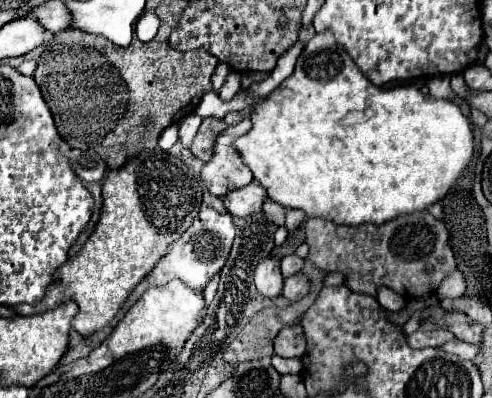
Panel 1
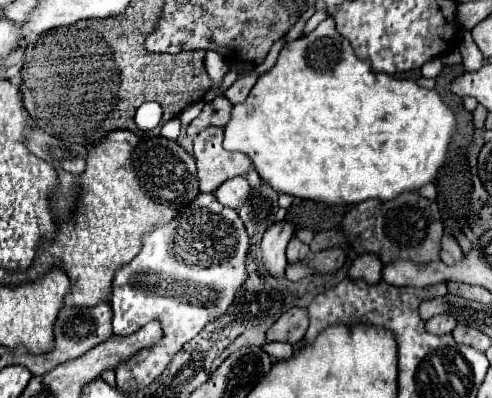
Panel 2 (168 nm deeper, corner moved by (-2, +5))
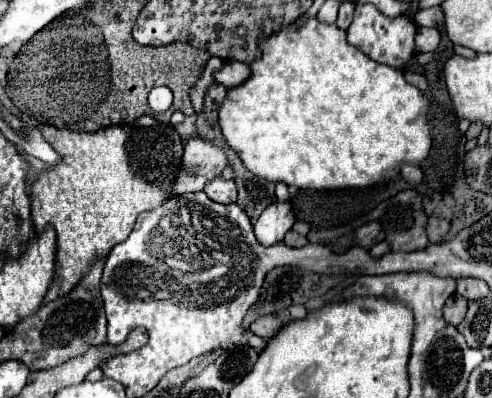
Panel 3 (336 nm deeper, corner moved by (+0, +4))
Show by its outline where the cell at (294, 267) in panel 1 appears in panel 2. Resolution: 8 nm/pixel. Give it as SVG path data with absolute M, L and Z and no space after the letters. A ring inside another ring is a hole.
M296 236L290 240L288 244L288 250L286 250L286 258L288 258L288 264L296 264L296 262L304 262L308 258L310 250L306 244L302 244Z

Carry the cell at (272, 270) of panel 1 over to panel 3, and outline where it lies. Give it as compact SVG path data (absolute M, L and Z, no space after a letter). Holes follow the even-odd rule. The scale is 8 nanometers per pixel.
M274 201L262 211L258 221L254 223L256 239L262 245L274 245L284 239L284 235L292 229L294 221L296 217L292 213L290 201Z

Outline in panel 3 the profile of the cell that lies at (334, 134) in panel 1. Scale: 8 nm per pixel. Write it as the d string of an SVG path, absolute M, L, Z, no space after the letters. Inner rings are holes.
M310 17L300 27L296 23L290 23L282 27L278 33L266 37L260 43L262 57L254 59L250 63L250 77L238 85L232 87L226 95L226 99L220 105L220 129L226 139L226 143L236 151L236 155L242 159L244 167L252 171L258 177L270 179L270 181L284 181L286 185L296 185L300 189L346 189L346 187L368 187L374 183L380 183L384 179L390 179L396 175L400 163L422 163L426 159L426 153L430 151L430 127L428 127L428 99L410 83L406 83L400 69L394 69L390 65L374 63L370 57L362 55L356 47L352 47L346 41L346 31L340 31L334 23L322 23L316 17Z

